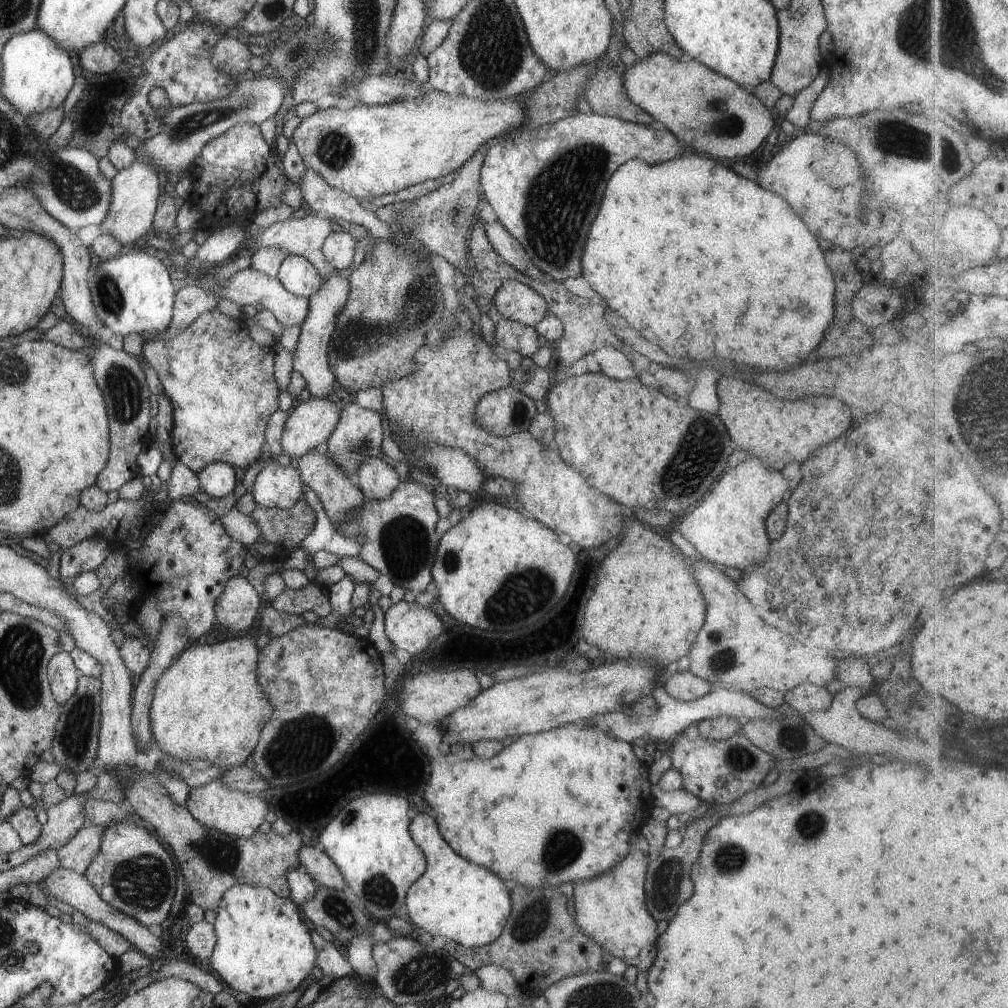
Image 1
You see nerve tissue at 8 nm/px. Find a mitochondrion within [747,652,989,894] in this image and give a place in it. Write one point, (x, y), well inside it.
(810, 826)

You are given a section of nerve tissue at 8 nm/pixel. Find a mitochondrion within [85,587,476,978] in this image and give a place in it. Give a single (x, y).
(144, 882)

